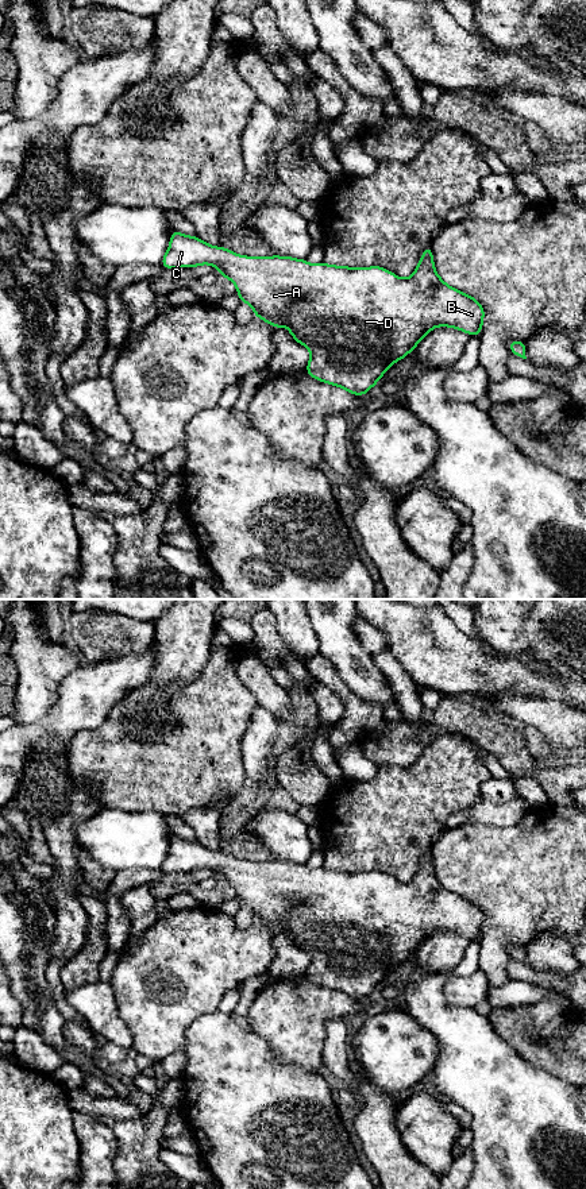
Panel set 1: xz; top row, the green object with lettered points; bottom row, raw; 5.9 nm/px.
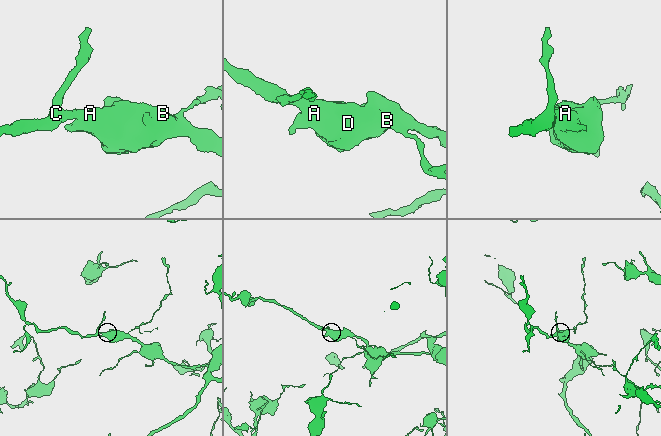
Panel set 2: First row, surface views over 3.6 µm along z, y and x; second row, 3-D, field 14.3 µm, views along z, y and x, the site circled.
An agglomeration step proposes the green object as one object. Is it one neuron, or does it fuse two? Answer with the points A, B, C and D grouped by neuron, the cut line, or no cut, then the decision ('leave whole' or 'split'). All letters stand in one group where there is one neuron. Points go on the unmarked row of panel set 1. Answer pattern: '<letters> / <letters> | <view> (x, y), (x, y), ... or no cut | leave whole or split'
A B C D | no cut | leave whole

